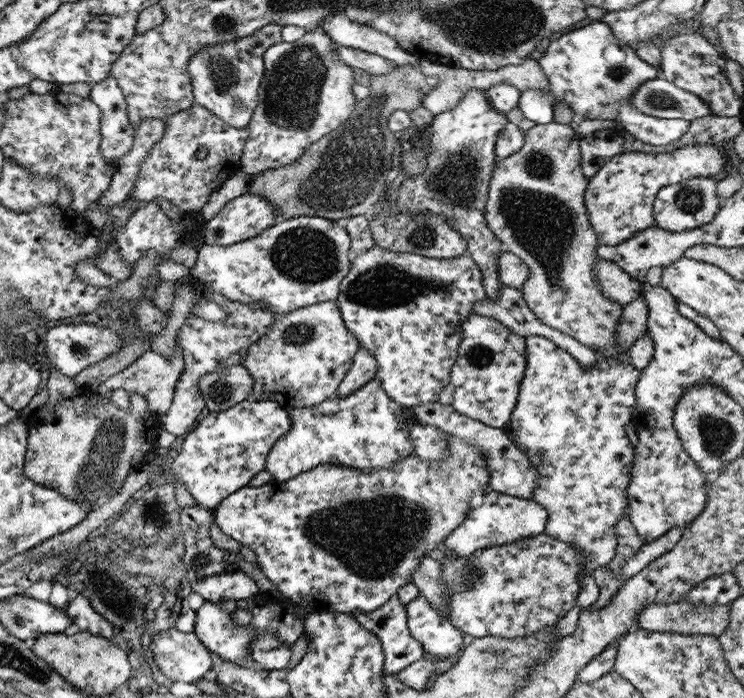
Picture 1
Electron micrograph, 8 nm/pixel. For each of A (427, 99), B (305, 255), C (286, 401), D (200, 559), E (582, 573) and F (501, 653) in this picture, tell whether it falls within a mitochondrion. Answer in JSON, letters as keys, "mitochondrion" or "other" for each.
{"A":"other","B":"mitochondrion","C":"other","D":"mitochondrion","E":"other","F":"mitochondrion"}

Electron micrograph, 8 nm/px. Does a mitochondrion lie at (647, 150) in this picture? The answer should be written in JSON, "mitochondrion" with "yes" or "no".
{"mitochondrion":"no"}

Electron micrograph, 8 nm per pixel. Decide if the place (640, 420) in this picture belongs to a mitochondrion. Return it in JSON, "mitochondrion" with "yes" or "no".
{"mitochondrion":"no"}

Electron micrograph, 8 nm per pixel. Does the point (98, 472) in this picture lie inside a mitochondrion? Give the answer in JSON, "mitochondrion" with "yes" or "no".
{"mitochondrion":"yes"}

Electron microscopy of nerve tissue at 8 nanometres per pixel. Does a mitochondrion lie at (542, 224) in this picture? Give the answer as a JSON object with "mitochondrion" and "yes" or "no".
{"mitochondrion":"yes"}

